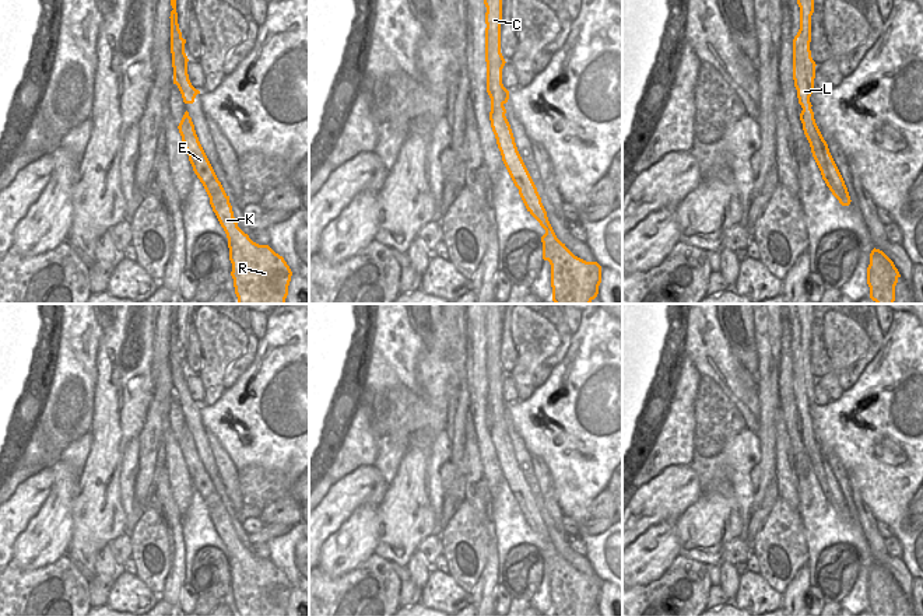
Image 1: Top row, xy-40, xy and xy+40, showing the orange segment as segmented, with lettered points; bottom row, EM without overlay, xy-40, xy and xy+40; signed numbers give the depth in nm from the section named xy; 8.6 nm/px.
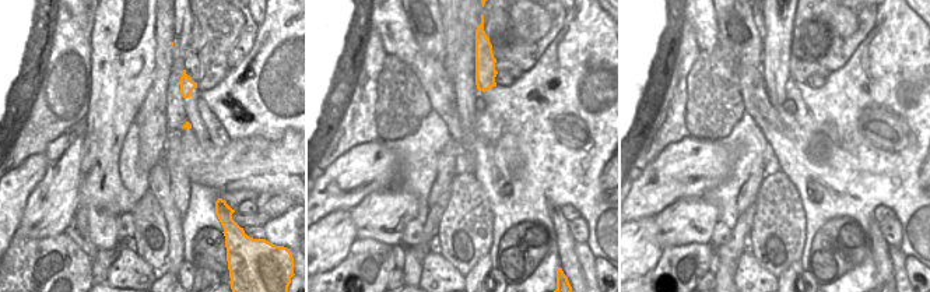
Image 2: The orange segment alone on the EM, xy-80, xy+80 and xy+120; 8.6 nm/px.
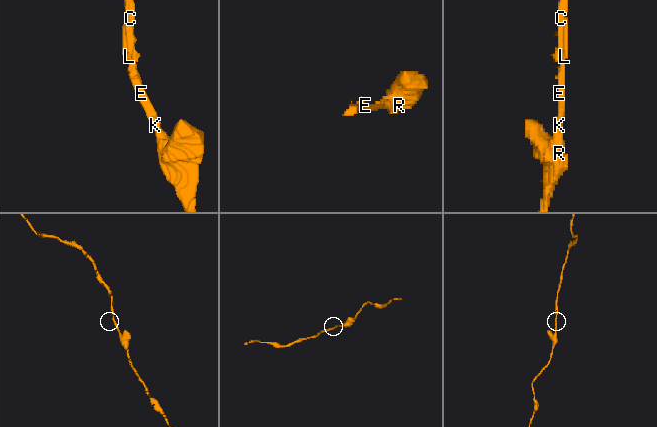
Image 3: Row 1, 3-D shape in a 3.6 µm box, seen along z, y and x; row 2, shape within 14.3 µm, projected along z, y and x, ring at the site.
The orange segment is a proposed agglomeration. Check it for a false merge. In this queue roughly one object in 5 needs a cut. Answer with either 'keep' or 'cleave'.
keep

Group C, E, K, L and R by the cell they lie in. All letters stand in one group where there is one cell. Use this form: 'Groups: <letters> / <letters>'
Groups: C E K L R

